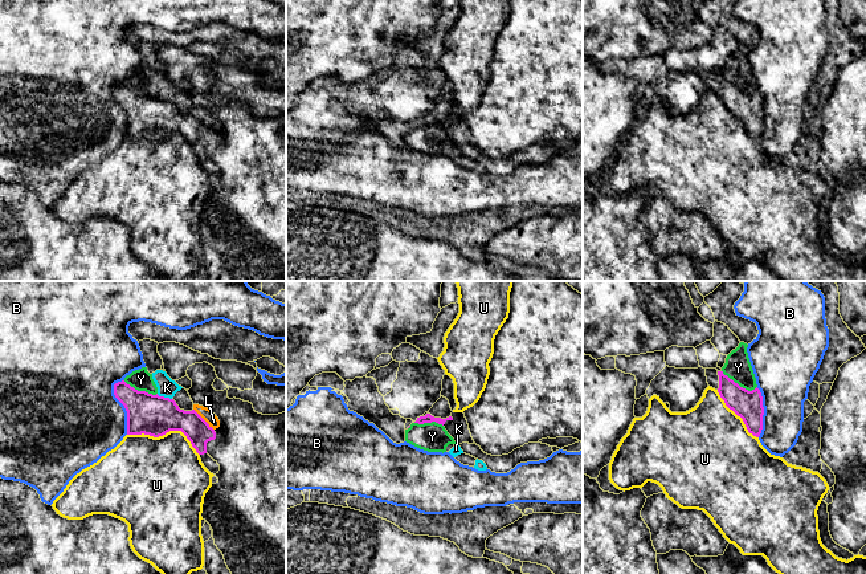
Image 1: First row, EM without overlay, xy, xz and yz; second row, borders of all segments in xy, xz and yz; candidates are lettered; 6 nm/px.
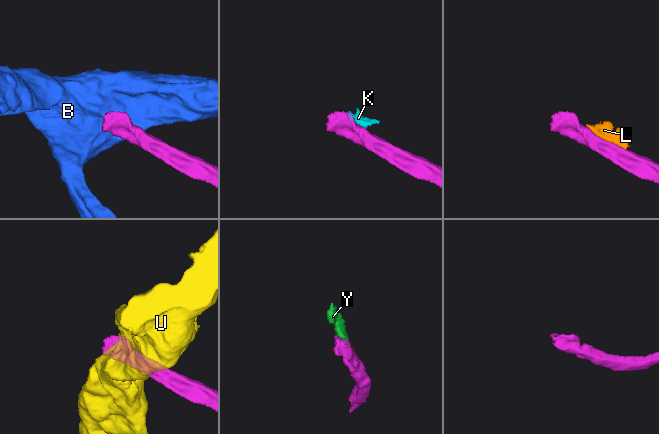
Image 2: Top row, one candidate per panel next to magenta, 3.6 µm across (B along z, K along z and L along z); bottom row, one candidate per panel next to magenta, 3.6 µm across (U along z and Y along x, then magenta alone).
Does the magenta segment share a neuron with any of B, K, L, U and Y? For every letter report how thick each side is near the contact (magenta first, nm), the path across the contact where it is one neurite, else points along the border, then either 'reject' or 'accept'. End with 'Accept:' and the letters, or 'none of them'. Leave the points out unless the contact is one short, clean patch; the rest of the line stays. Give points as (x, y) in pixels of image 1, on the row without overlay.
B: 240 nm thick on the magenta side, 460 nm on the other; reject
K: 240 nm thick on the magenta side, 120 nm on the other; border along xy (156, 97), (171, 102); reject
L: 220 nm thick on the magenta side, 70 nm on the other; reject
U: 240 nm thick on the magenta side, 460 nm on the other; reject
Y: 180 nm thick on the magenta side, 160 nm on the other; border along yz (722, 73), (740, 89), (748, 93), (756, 90); reject
Accept: none of them

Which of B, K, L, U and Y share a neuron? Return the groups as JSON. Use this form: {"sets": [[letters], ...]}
{"sets": [["B"], ["K", "L", "Y"], ["U"]]}

